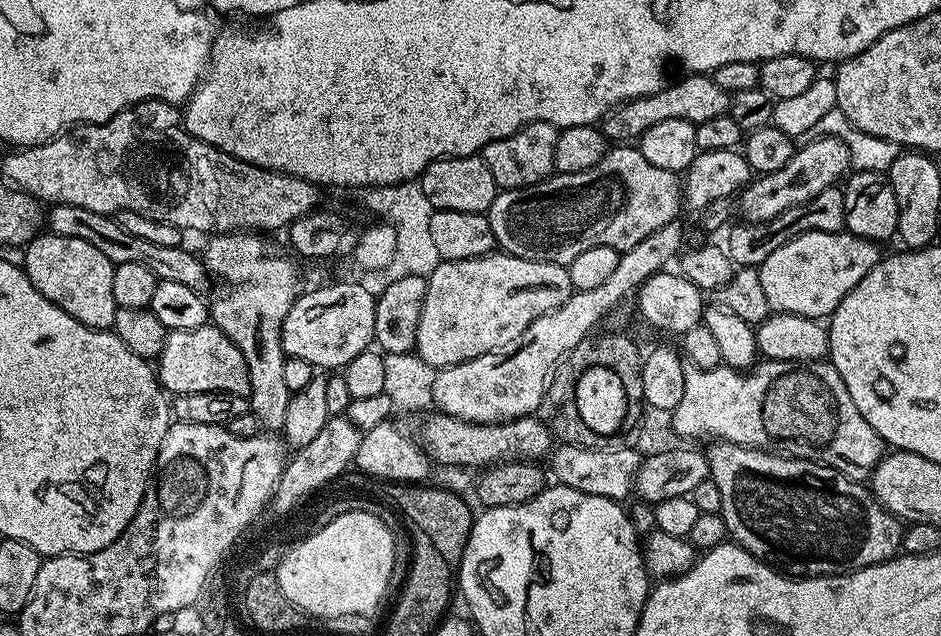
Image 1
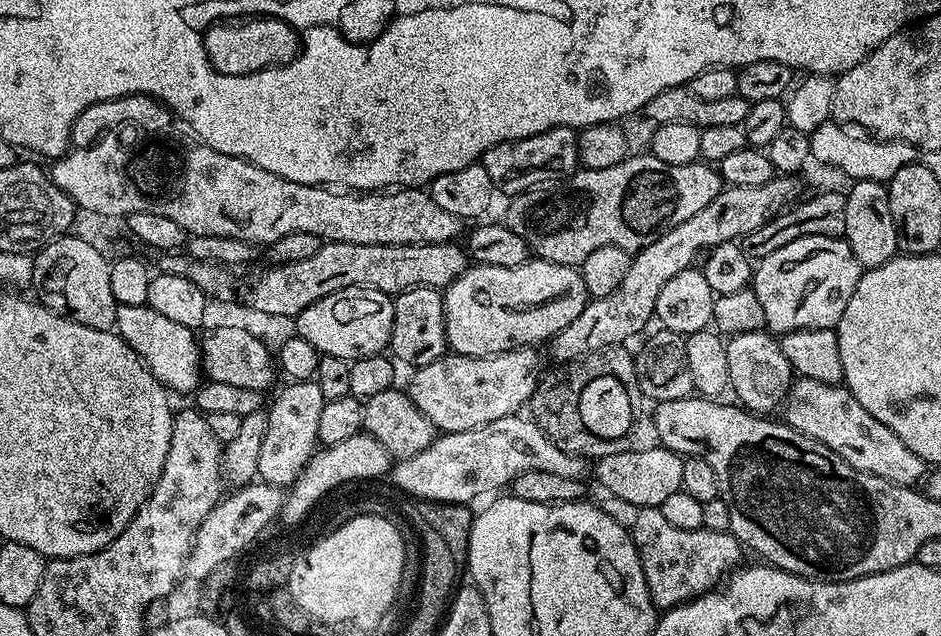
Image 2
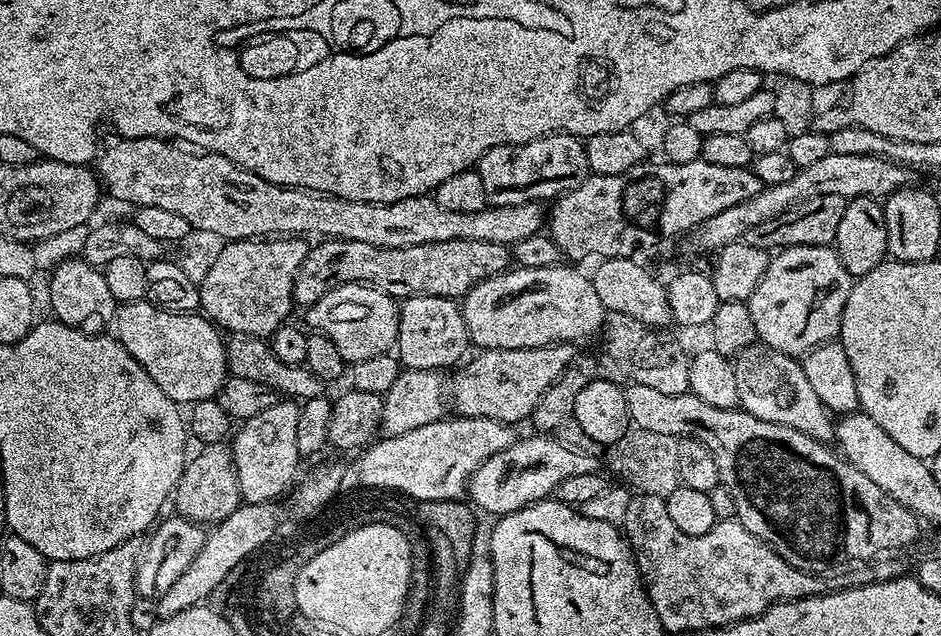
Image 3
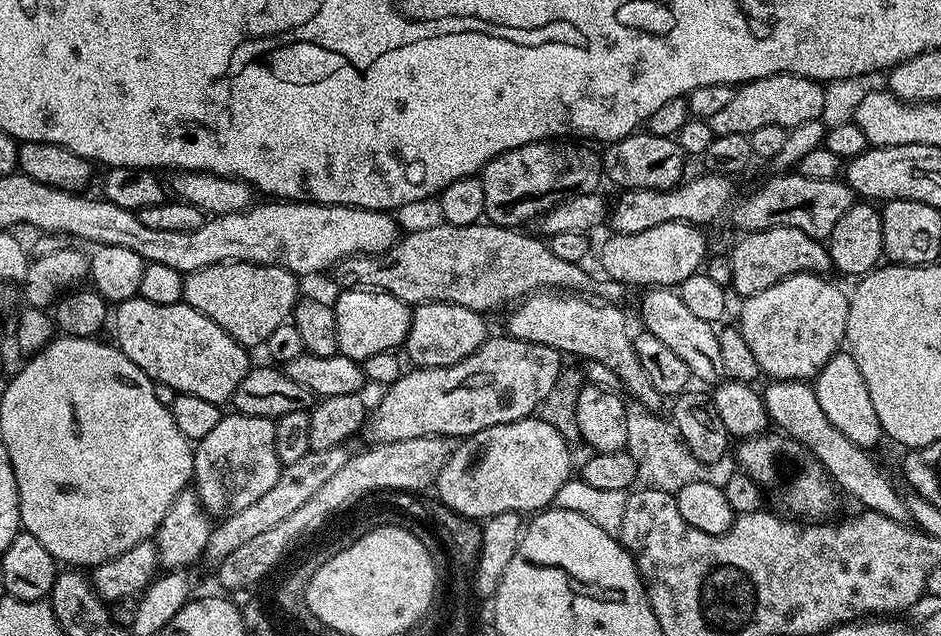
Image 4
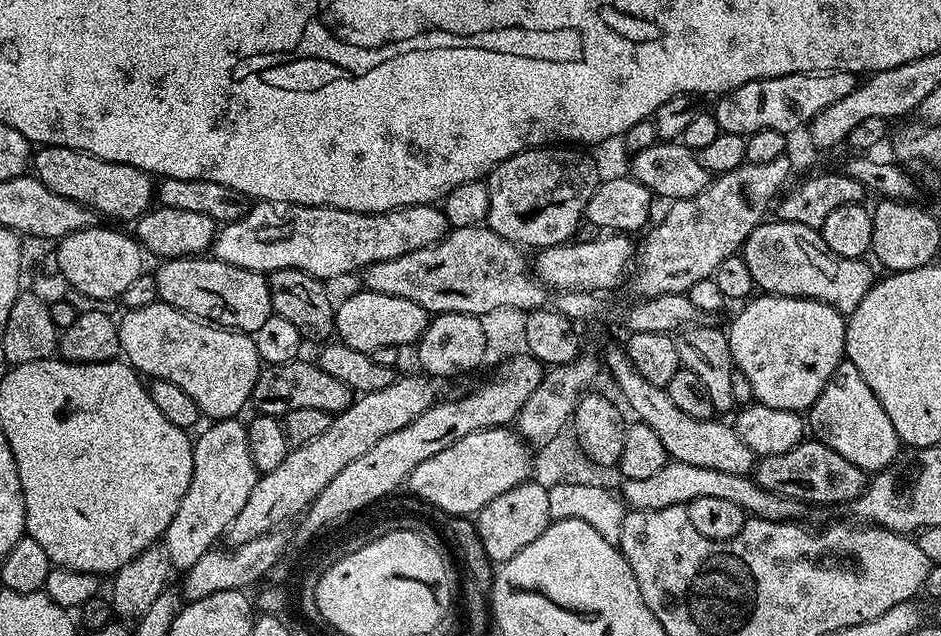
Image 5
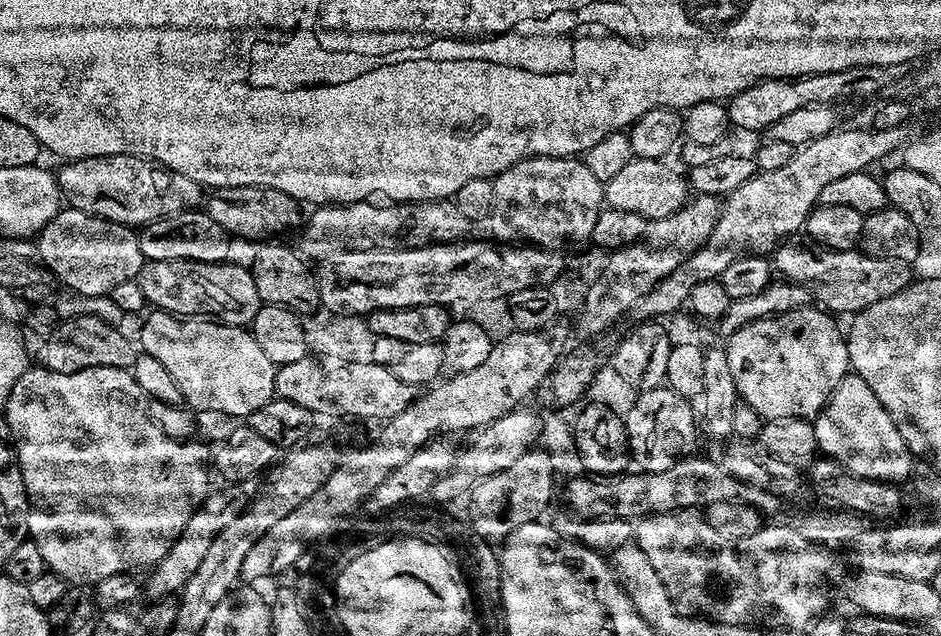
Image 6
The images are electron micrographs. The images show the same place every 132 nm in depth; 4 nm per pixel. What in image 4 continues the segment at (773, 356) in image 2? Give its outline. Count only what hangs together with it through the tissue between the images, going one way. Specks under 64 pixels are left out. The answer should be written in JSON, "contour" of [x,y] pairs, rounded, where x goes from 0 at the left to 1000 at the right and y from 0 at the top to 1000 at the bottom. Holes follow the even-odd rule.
{"contour":[[[820,597],[810,610],[810,621],[819,665],[832,684],[851,698],[871,728],[879,753],[883,755],[894,775],[897,772],[899,778],[906,780],[914,791],[915,800],[932,805],[942,814],[950,814],[950,821],[955,824],[966,822],[964,785],[952,775],[951,764],[944,756],[943,745],[931,731],[923,706],[908,701],[908,695],[903,695],[903,689],[899,689],[895,676],[882,665],[882,657],[878,657],[874,638],[869,638],[867,613],[862,602],[852,597]]]}

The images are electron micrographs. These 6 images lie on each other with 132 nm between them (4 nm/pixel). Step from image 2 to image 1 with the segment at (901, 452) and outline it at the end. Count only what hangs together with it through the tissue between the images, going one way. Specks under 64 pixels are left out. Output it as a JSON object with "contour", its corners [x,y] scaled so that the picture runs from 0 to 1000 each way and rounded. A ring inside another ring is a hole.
{"contour":[[[814,566],[790,585],[785,579],[741,579],[728,571],[729,613],[725,613],[725,632],[714,648],[715,673],[719,687],[731,695],[764,695],[791,698],[794,704],[811,704],[834,717],[847,717],[853,723],[867,723],[881,730],[904,755],[921,756],[931,731],[942,715],[937,687],[912,651],[895,588],[882,569],[876,566]]]}

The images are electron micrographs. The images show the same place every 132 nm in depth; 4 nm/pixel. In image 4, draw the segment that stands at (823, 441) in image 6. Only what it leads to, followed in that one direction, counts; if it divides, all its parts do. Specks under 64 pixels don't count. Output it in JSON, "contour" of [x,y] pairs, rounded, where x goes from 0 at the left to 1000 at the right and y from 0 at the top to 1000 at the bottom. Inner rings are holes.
{"contour":[[[899,550],[888,553],[865,593],[865,608],[869,638],[874,638],[874,646],[877,648],[878,657],[882,657],[882,665],[895,676],[895,682],[899,682],[899,689],[903,689],[908,701],[930,706],[929,701],[937,692],[939,678],[933,664],[933,649],[929,646],[925,613],[920,613],[916,582],[912,582],[912,569],[908,569],[904,557]]]}

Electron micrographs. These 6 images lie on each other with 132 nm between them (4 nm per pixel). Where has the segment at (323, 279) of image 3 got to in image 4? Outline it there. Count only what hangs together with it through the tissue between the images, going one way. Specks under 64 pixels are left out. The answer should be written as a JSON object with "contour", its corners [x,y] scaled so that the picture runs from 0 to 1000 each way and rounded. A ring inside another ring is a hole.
{"contour":[[[463,349],[460,358],[446,358],[443,365],[426,369],[421,384],[414,393],[410,393],[406,399],[397,399],[396,403],[369,403],[366,409],[361,409],[352,423],[351,432],[358,440],[366,456],[373,456],[376,453],[385,453],[389,459],[409,459],[419,469],[423,469],[427,476],[435,481],[444,478],[456,478],[464,472],[465,475],[478,475],[482,481],[495,481],[495,487],[504,487],[511,494],[520,494],[526,484],[531,484],[535,478],[539,481],[547,480],[549,475],[557,470],[558,465],[564,465],[566,461],[573,461],[579,456],[598,456],[600,461],[621,462],[626,456],[629,440],[625,436],[624,420],[611,415],[610,412],[600,412],[597,406],[593,406],[591,399],[583,393],[581,382],[573,369],[560,371],[557,362],[549,362],[546,358],[533,358],[530,352],[522,349],[511,349],[509,352],[501,352],[499,355],[482,355],[481,352],[474,352],[471,349]]]}

